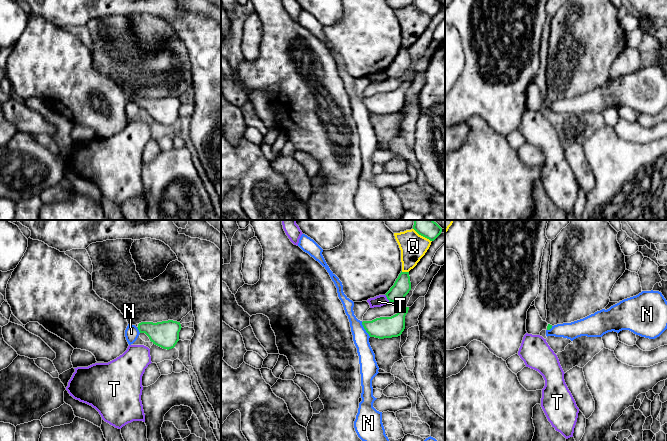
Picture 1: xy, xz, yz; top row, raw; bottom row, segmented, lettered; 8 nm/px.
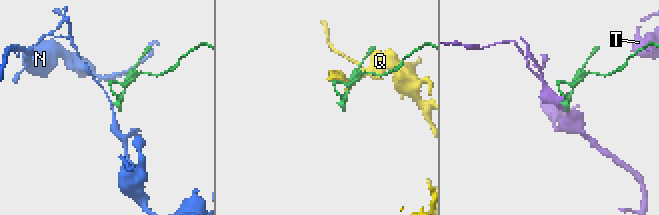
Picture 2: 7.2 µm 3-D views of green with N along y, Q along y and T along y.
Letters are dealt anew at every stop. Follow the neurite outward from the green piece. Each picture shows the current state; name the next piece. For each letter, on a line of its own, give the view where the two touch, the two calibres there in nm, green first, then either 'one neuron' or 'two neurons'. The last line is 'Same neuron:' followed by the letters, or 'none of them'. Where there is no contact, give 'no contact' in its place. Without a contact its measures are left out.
N: contact in xz; calibres 180 and 130 nm; two neurons
Q: contact in xz; calibres 140 and 220 nm; two neurons
T: contact in xz; calibres 140 and 90 nm; two neurons
Same neuron: none of them

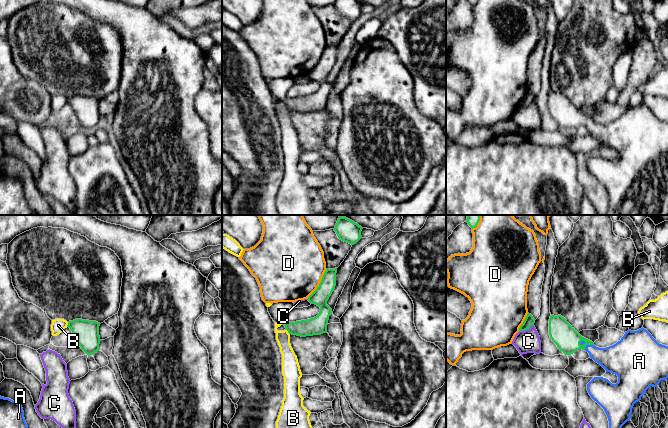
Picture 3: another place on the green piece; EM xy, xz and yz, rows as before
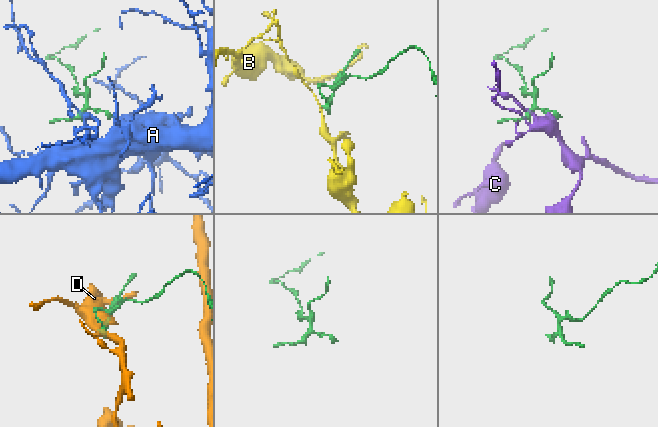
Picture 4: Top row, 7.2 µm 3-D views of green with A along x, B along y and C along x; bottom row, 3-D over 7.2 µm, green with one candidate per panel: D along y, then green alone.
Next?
A: contact in yz; calibres 200 and 220 nm; one neuron
B: contact in xy; calibres 200 and 110 nm; two neurons
C: contact in yz; calibres 80 and 190 nm; two neurons
D: contact in xz; calibres 140 and 500 nm; two neurons
Same neuron: A

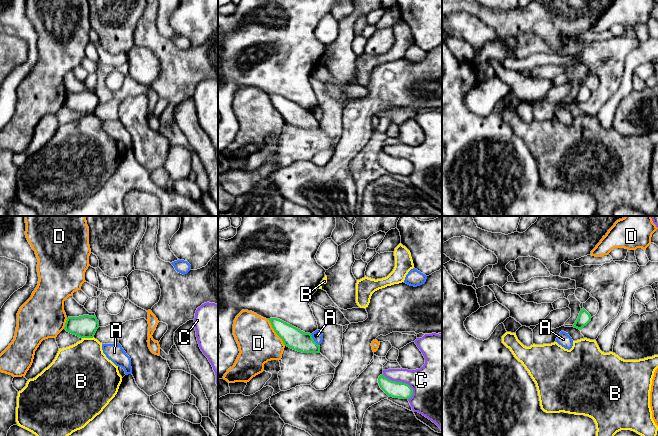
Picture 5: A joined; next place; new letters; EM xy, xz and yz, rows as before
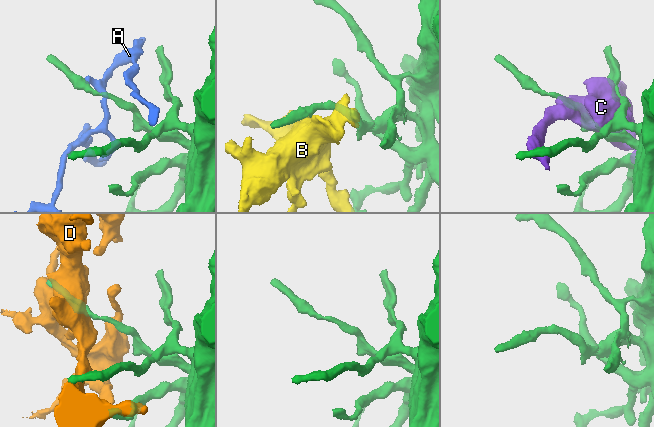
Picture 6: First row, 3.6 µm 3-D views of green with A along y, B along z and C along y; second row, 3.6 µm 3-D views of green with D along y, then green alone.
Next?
A: contact in xz; calibres 170 and 80 nm; two neurons
B: contact in xy; calibres 180 and 400 nm; two neurons
C: contact in xz; calibres 130 and 320 nm; two neurons
D: contact in xz; calibres 170 and 320 nm; two neurons
Same neuron: none of them

